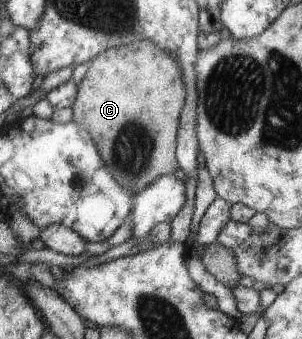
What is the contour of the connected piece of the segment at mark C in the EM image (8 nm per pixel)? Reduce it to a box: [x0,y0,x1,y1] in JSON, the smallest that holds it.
[70,41,185,196]

